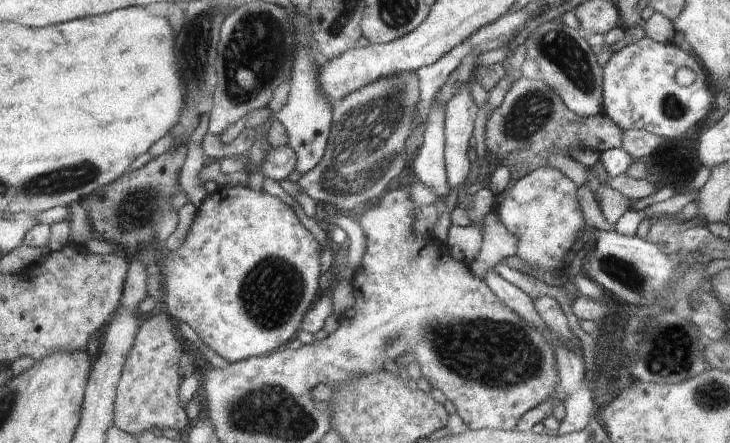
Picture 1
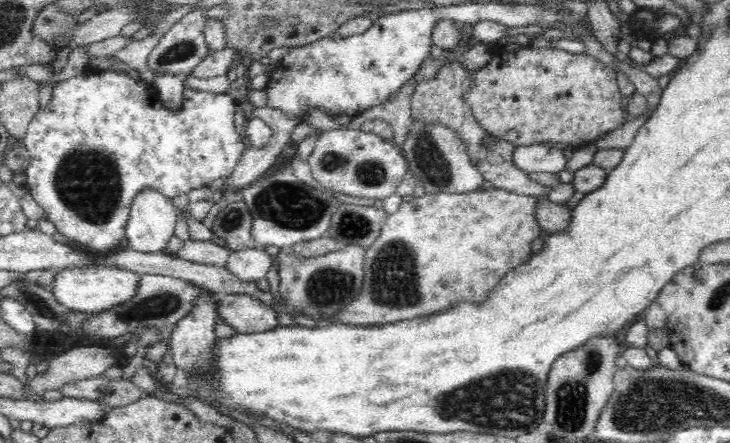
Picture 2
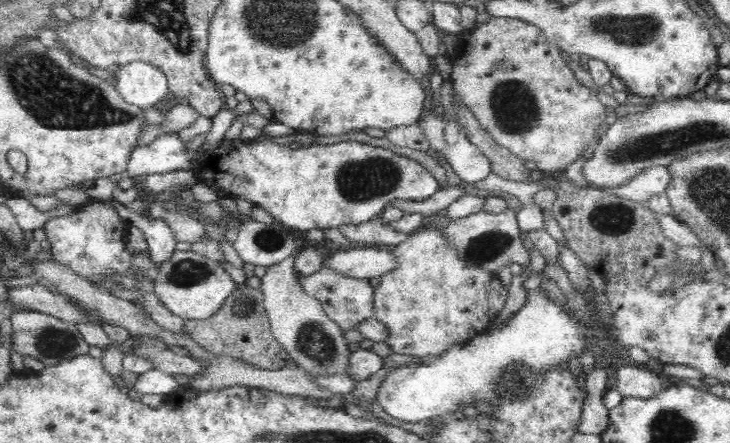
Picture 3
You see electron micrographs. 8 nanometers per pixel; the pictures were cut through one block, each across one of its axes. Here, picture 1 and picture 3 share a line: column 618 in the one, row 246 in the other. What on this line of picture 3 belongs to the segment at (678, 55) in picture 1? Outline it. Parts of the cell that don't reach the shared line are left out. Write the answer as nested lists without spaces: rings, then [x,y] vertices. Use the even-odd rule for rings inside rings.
[[[87,201],[78,209],[65,215],[52,217],[41,226],[50,242],[52,260],[67,266],[78,276],[100,287],[100,280],[108,274],[130,276],[132,256],[124,246],[127,230],[132,225],[114,209],[116,202]]]

